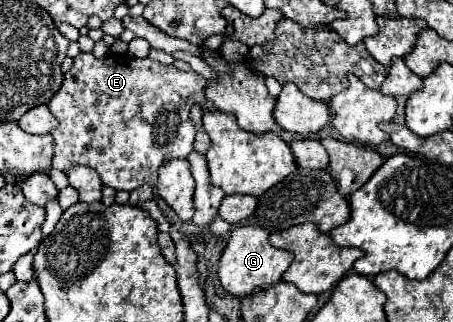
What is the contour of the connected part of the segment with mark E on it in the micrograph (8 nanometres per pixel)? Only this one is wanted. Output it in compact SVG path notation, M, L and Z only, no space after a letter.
M79 53L75 59L73 59L73 65L71 69L63 75L63 83L61 83L61 89L53 95L53 99L47 103L49 111L53 113L53 117L59 121L59 125L55 129L51 129L51 137L53 137L53 167L59 169L59 171L65 171L65 169L71 169L73 165L85 165L85 167L91 167L99 173L103 185L109 185L113 189L125 189L125 191L133 191L137 189L139 185L143 183L151 183L155 185L157 181L157 171L159 167L167 161L167 159L185 159L189 155L189 151L193 151L193 141L195 141L195 127L189 119L189 109L193 103L203 103L205 101L205 79L195 73L195 71L179 71L177 67L173 65L163 65L159 61L153 61L153 59L137 59L137 57L131 57L131 55L107 55L103 59L97 59L93 53Z

